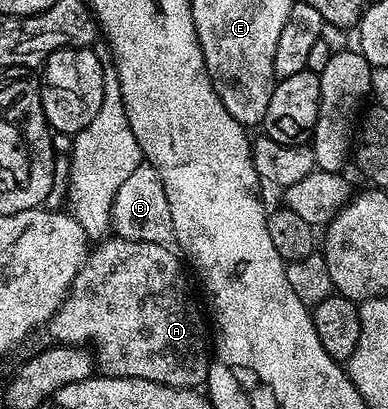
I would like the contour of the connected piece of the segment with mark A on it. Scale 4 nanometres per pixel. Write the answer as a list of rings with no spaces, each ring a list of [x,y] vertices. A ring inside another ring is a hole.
[[[107,238],[90,249],[87,260],[79,267],[79,273],[73,278],[71,289],[67,291],[67,297],[61,302],[61,306],[54,312],[45,325],[45,332],[57,344],[77,344],[86,346],[93,353],[94,363],[98,371],[104,376],[113,378],[145,378],[149,382],[161,382],[165,386],[174,388],[198,389],[207,379],[207,365],[209,363],[209,336],[203,333],[203,316],[187,289],[187,280],[183,277],[183,268],[179,265],[180,257],[170,252],[167,244],[157,242],[133,242],[118,238]]]

